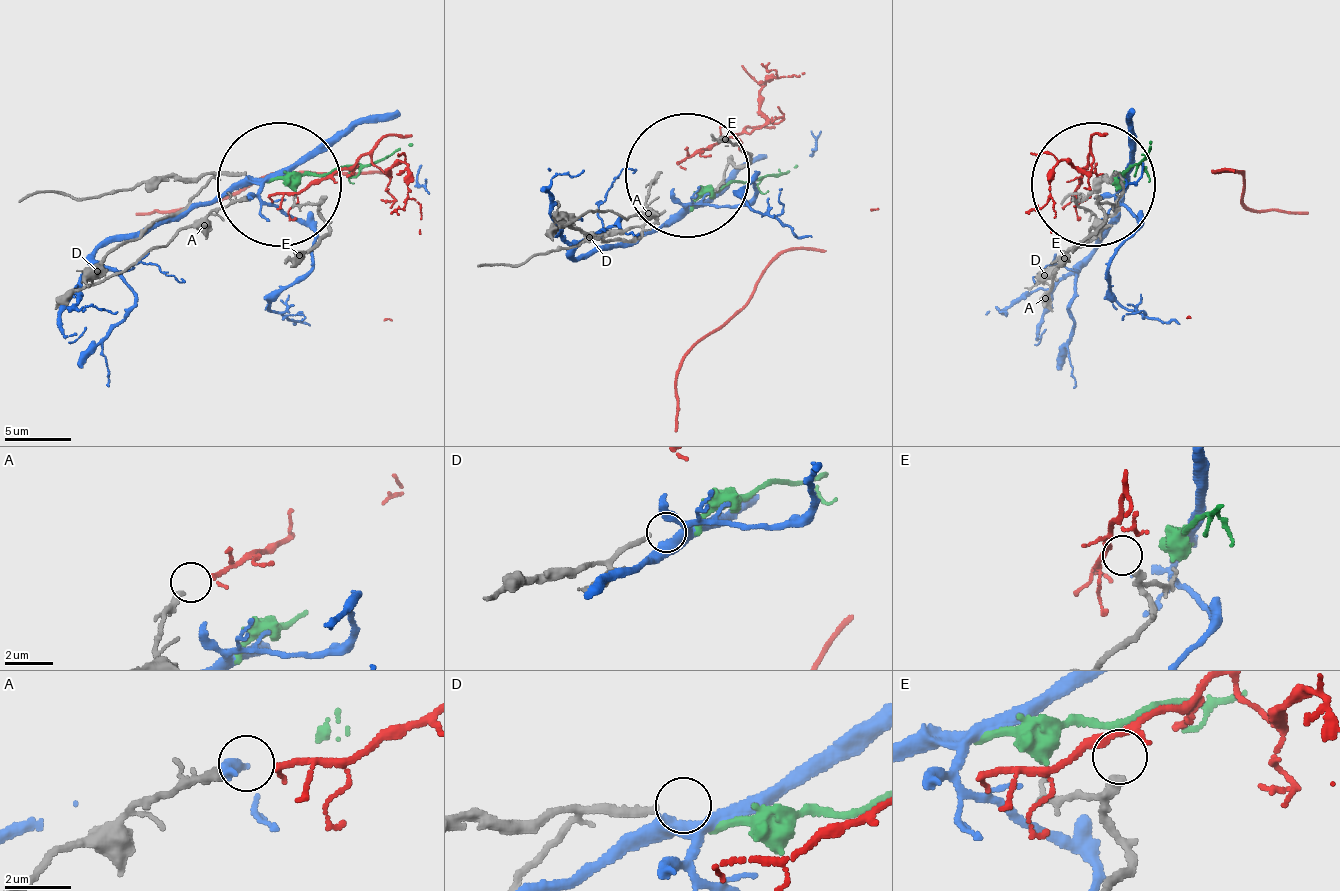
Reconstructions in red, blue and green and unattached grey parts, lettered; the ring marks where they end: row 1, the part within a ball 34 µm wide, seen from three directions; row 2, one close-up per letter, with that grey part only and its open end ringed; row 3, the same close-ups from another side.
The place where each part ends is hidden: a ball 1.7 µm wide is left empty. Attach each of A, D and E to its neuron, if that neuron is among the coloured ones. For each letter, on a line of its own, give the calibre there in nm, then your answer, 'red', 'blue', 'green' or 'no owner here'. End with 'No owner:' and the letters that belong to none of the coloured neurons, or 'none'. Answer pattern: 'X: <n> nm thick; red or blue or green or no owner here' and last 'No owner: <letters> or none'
A: 280 nm thick; red
D: 220 nm thick; no owner here
E: 240 nm thick; no owner here
No owner: D, E

